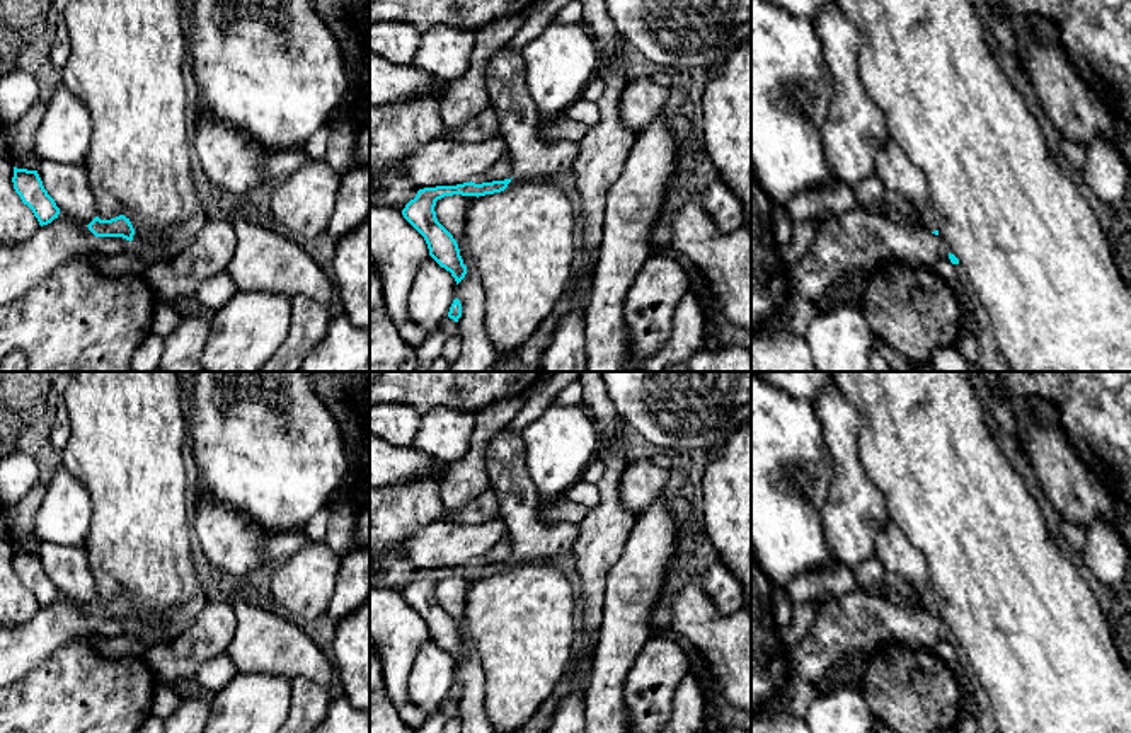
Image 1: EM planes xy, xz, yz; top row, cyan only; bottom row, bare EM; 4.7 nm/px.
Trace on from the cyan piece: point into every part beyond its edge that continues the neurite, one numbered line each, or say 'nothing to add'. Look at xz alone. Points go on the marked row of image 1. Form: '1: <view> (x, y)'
nothing to add

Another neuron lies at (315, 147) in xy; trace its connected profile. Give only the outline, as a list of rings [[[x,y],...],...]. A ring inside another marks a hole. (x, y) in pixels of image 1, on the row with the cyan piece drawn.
[[[325,124],[305,141],[303,152],[308,159],[325,159],[329,133],[330,130]]]

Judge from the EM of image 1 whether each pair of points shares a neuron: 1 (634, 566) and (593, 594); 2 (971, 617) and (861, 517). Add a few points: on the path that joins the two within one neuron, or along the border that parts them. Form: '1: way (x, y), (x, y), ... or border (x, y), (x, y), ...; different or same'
1: border (622, 549), (607, 577), (603, 621), (600, 624); different
2: border (871, 481), (883, 496), (889, 517); different

